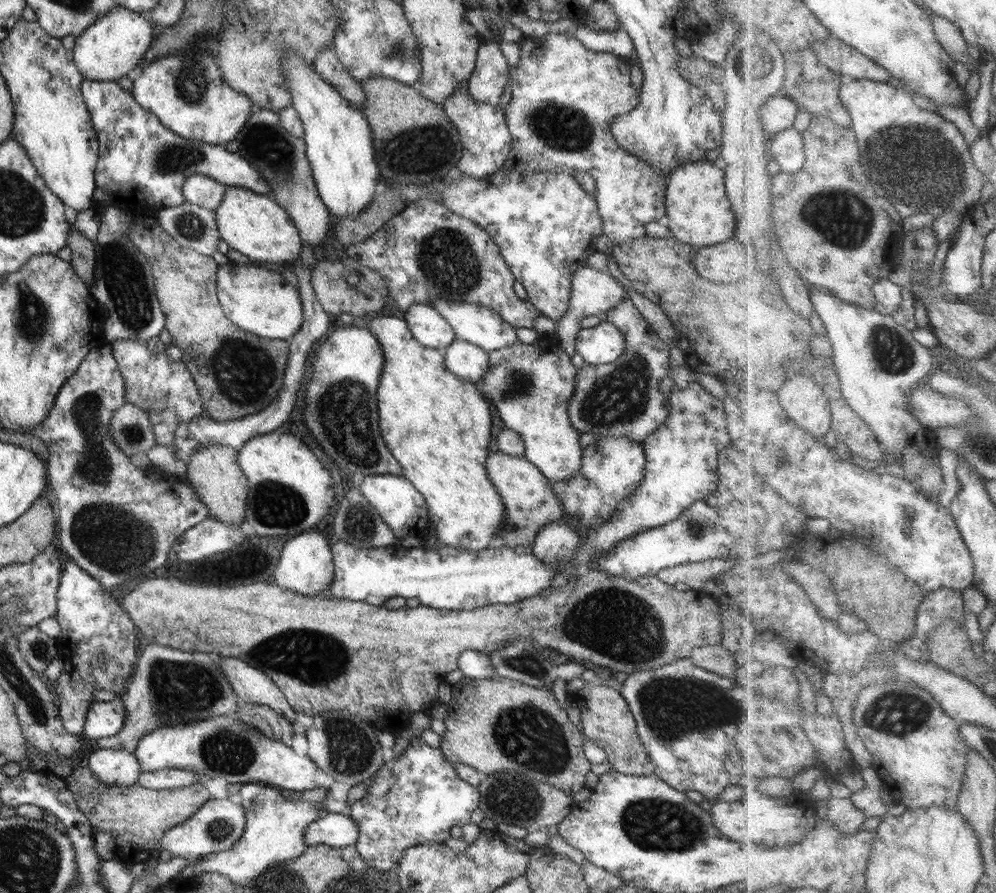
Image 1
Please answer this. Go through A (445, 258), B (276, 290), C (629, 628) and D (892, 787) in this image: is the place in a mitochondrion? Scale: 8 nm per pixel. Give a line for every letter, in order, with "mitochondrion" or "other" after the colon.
A: mitochondrion
B: other
C: mitochondrion
D: other

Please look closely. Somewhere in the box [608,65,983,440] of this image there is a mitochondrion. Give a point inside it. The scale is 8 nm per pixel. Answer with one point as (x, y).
(922, 167)

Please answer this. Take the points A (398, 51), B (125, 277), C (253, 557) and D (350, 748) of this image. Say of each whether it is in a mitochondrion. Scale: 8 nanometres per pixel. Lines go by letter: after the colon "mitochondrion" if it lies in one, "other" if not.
A: mitochondrion
B: mitochondrion
C: other
D: mitochondrion

